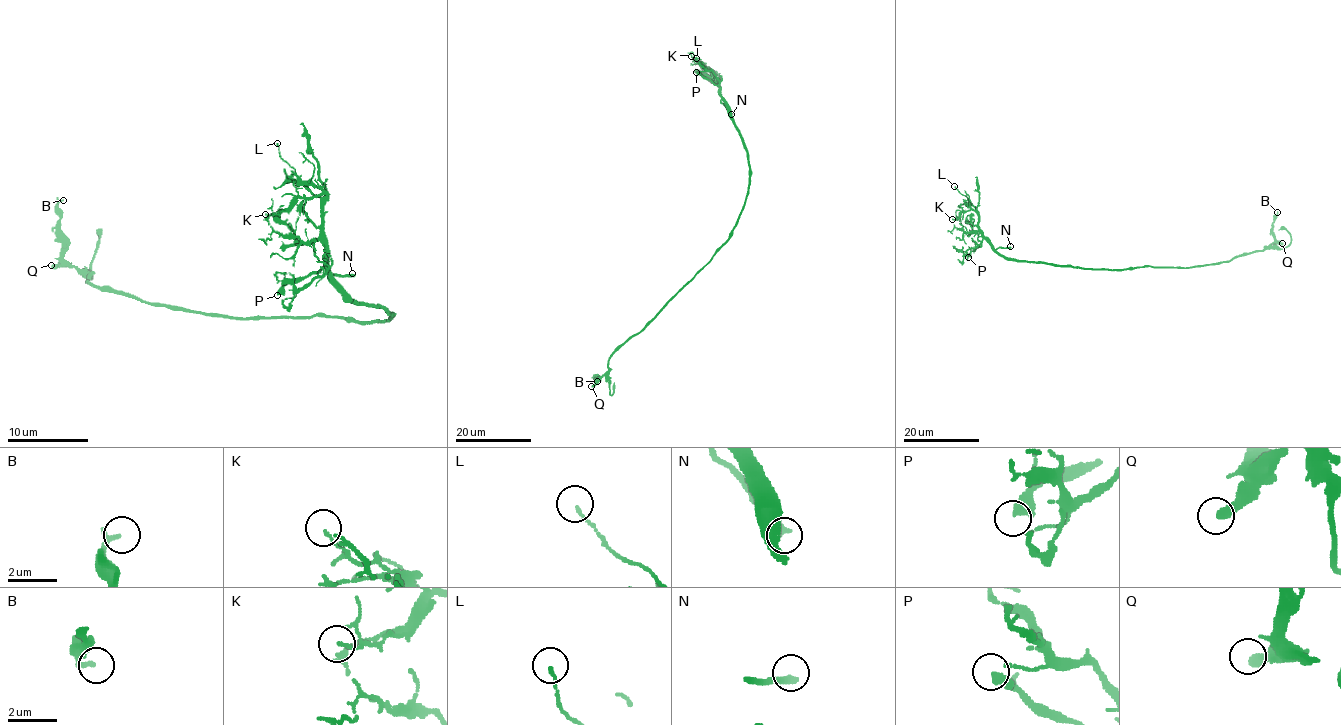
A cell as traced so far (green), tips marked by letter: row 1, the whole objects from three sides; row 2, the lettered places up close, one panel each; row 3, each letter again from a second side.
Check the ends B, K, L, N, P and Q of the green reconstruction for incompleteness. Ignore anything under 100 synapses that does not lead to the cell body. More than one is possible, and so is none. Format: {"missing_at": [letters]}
{"missing_at": ["N"]}

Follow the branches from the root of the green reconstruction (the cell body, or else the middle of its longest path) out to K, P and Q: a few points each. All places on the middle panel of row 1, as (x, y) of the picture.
K: (731, 231), (748, 192), (748, 156), (730, 106), (720, 96), (718, 76), (691, 56)
P: (731, 231), (748, 192), (748, 156), (720, 88), (696, 72)
Q: (731, 231), (730, 237), (713, 256), (610, 357), (608, 370), (591, 386)

